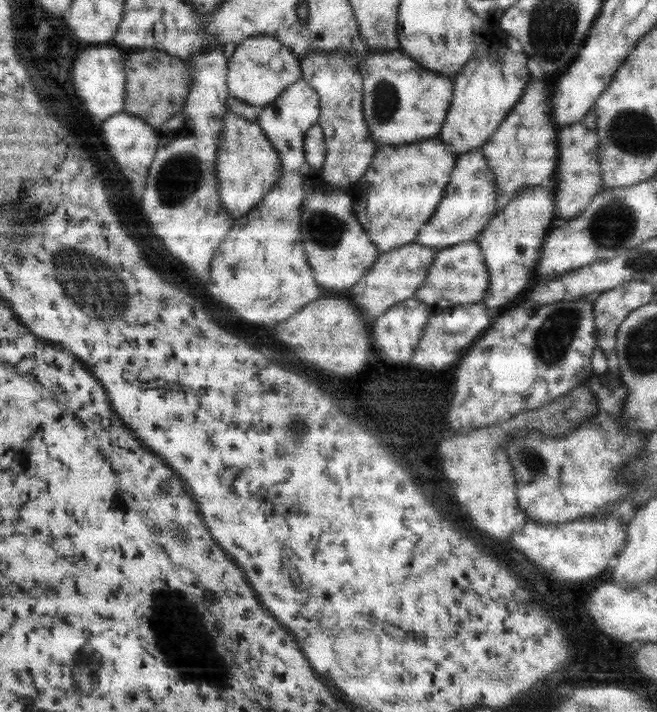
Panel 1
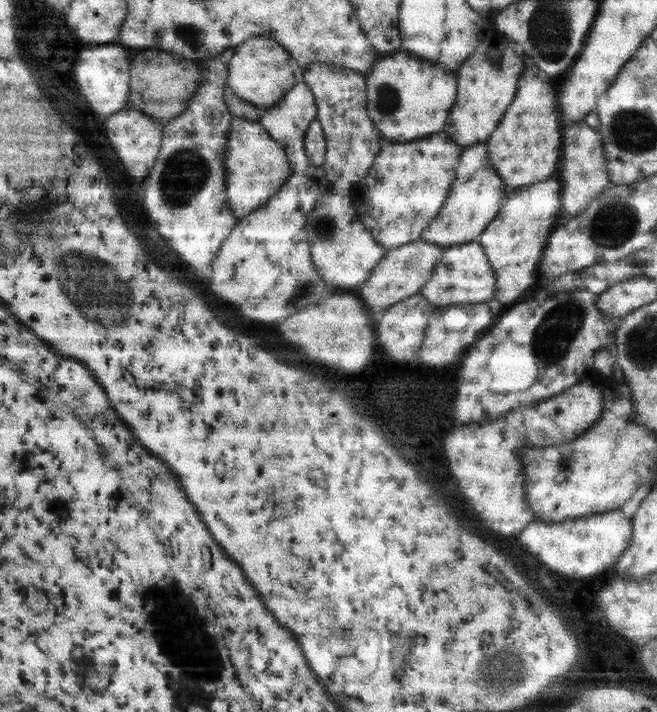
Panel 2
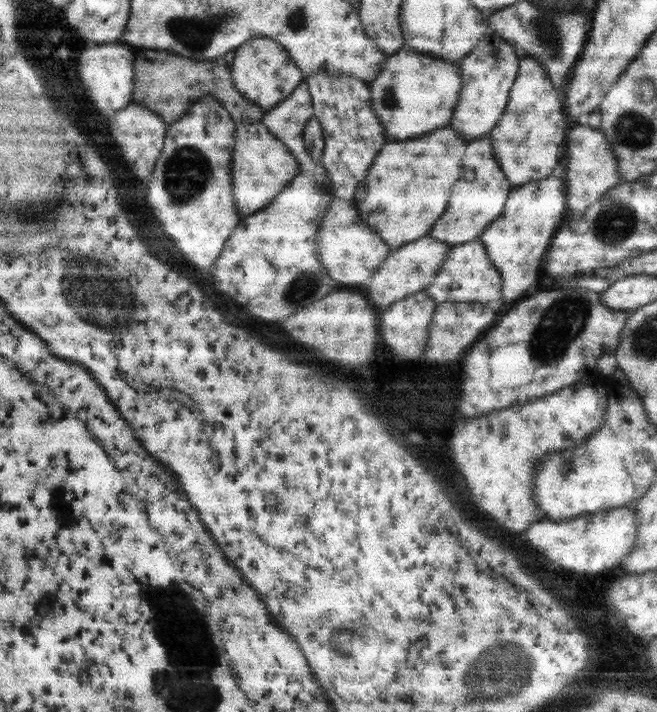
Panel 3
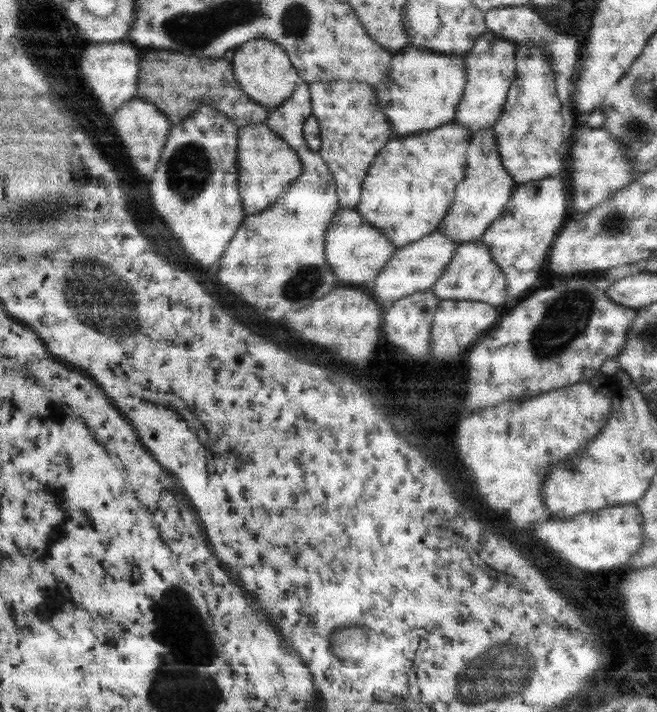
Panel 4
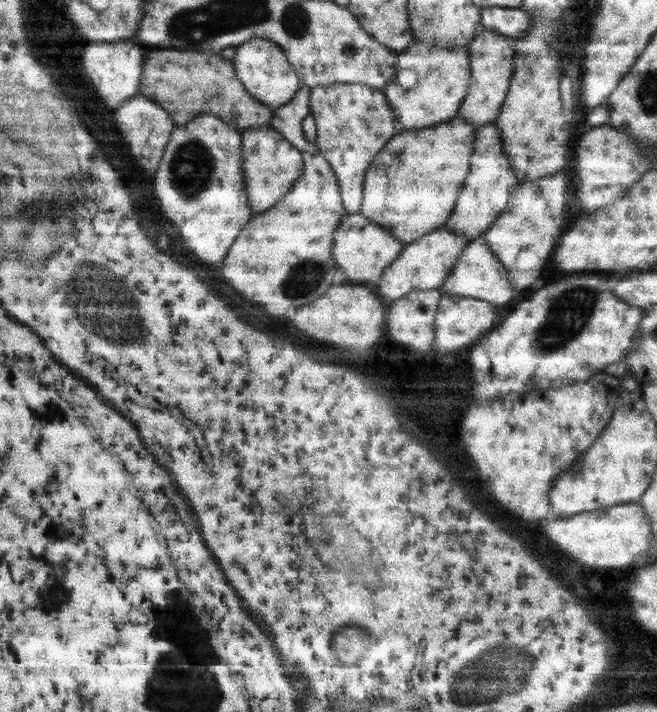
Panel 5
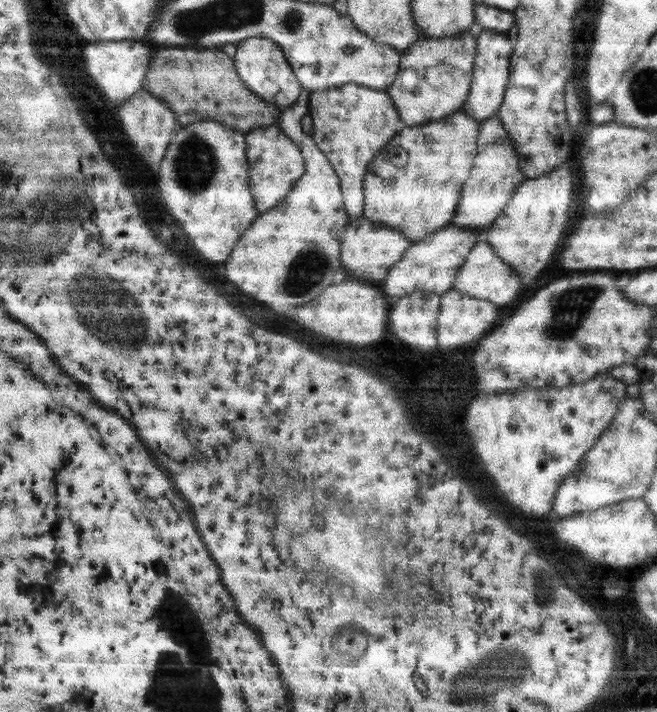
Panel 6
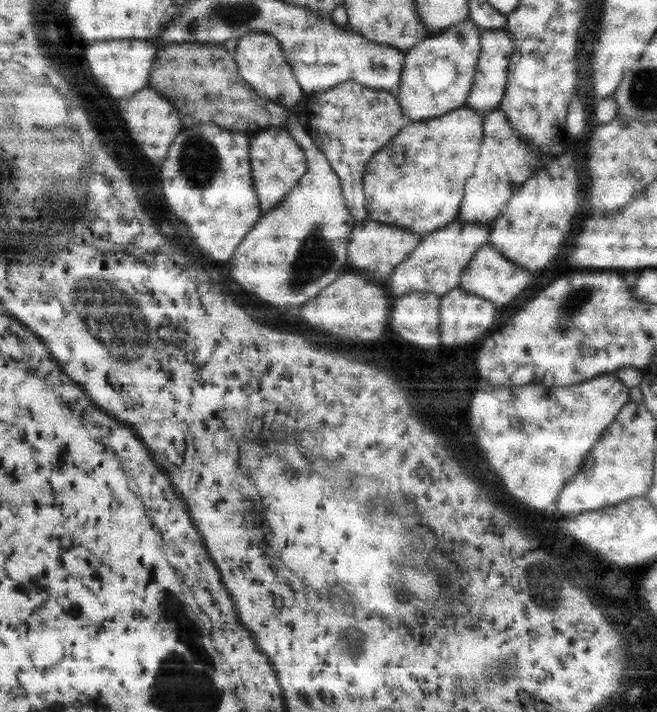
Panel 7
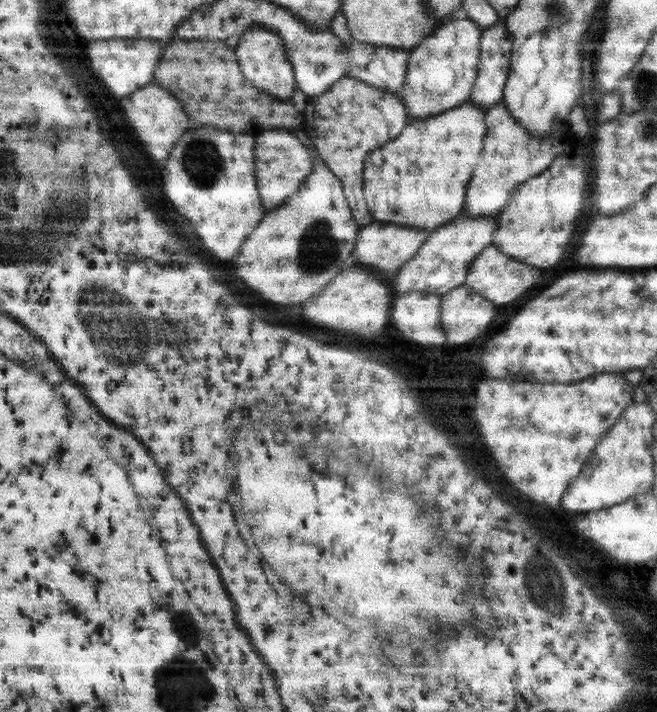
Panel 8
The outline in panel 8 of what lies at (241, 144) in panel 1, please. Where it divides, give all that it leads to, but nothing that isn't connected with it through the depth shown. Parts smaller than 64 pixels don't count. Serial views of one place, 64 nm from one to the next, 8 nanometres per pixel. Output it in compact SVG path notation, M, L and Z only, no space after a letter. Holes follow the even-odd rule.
M271 129L254 135L255 180L263 208L275 208L291 196L312 171L308 148L290 130Z

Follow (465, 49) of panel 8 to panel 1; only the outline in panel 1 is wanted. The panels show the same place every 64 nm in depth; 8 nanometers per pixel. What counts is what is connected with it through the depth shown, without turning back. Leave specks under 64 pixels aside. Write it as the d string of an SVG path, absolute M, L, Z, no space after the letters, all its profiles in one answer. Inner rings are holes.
M367 49L365 59L357 65L362 78L362 115L367 130L376 146L417 142L438 134L444 121L453 91L453 81L443 75L425 70L398 49Z

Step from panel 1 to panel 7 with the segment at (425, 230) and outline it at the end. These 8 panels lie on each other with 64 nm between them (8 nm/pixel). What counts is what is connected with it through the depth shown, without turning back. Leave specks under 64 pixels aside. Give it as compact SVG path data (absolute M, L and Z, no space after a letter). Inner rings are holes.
M490 110L482 116L483 138L479 158L471 178L463 188L458 216L461 222L489 224L503 210L515 188L527 180L536 170L536 152L507 124L502 110Z

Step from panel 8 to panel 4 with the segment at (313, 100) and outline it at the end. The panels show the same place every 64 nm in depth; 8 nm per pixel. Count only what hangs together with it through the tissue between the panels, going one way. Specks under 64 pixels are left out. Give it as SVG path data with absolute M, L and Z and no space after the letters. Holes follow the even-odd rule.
M315 80L308 83L308 92L311 115L315 117L319 129L320 145L317 152L319 158L323 160L333 177L338 204L343 208L355 209L360 197L361 181L364 179L366 168L369 168L375 155L385 146L387 138L391 136L392 130L387 117L378 105L374 88L364 82L356 80L317 82Z

